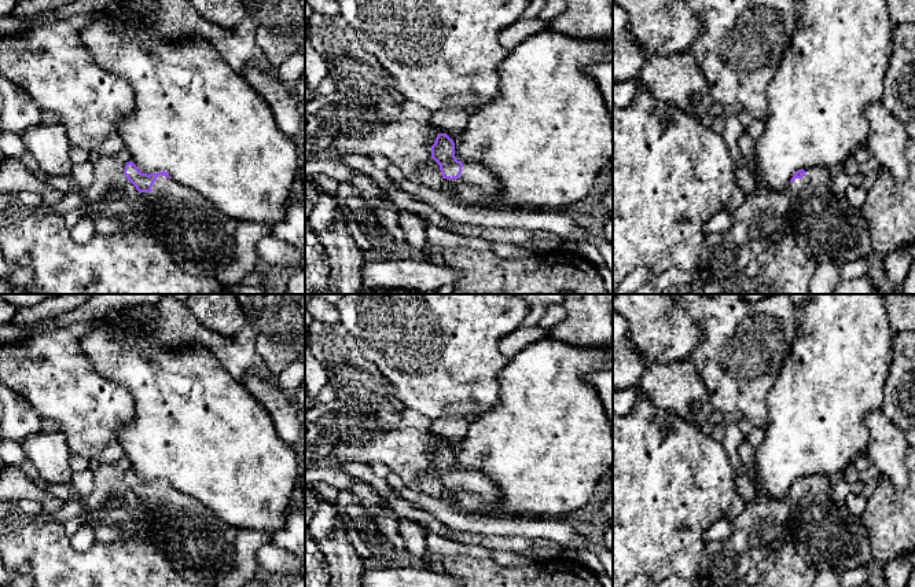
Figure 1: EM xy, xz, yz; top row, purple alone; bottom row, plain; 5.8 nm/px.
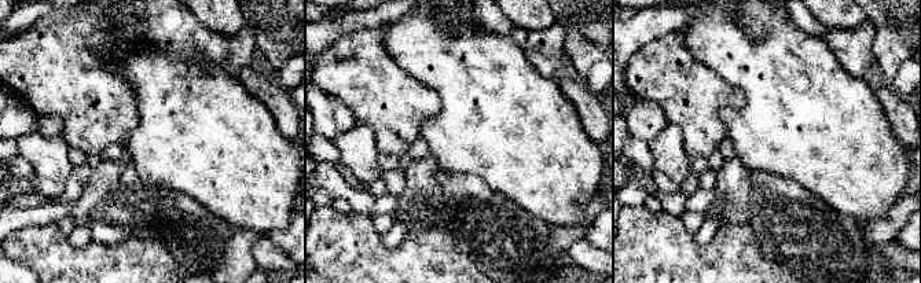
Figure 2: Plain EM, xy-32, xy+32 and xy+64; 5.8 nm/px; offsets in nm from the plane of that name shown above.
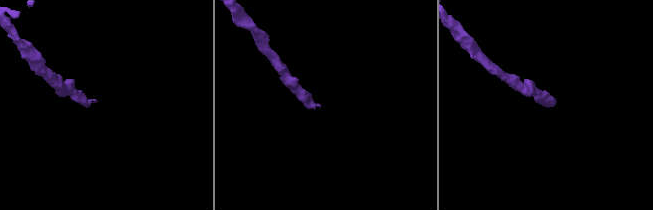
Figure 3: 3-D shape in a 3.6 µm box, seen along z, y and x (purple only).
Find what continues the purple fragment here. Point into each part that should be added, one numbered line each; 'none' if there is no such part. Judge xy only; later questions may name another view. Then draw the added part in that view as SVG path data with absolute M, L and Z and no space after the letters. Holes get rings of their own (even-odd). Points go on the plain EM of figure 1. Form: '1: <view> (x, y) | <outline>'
1: xy (199, 545) | M162 483L150 500L140 502L154 517L150 540L181 577L191 583L216 584L227 575L240 529Z

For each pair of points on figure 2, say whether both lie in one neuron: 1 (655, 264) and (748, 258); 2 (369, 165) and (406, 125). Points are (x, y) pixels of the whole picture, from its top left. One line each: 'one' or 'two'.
1: one
2: two

